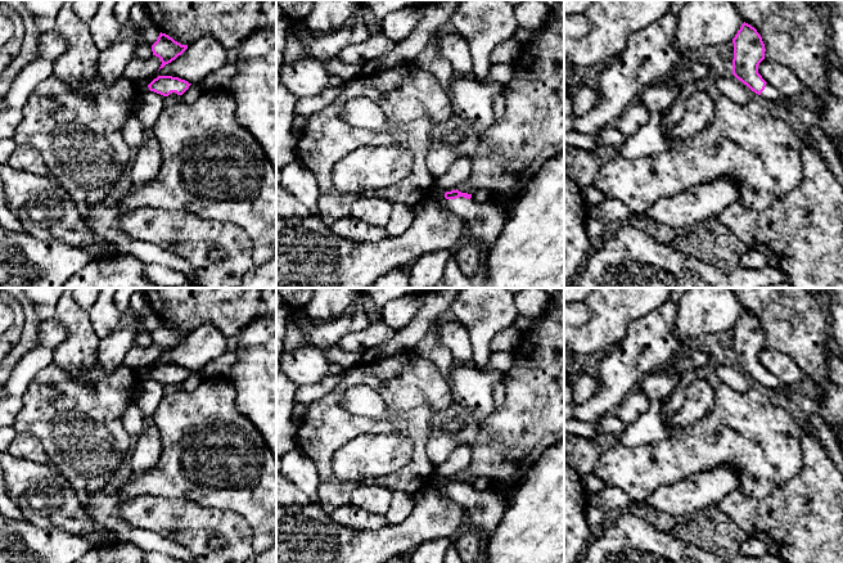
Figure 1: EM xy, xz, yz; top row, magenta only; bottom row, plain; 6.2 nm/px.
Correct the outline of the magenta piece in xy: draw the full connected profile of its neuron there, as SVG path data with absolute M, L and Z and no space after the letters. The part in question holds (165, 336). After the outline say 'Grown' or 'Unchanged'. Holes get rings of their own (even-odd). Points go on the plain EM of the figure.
M159 321L157 329L152 333L153 343L162 350L161 356L175 348L188 337L188 333L181 333L166 321Z. Unchanged

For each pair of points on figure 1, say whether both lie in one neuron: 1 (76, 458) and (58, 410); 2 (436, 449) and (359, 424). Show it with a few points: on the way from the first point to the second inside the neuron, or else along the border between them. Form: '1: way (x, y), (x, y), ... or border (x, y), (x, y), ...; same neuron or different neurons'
1: way (76, 446), (76, 428), (70, 422); same neuron
2: border (431, 433), (425, 454), (434, 465); different neurons

